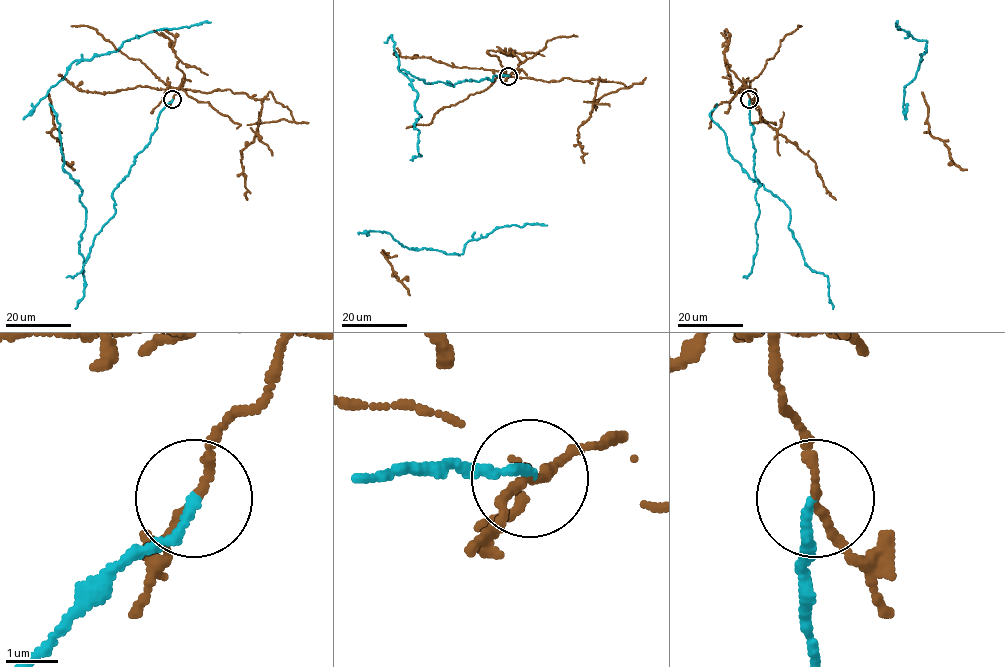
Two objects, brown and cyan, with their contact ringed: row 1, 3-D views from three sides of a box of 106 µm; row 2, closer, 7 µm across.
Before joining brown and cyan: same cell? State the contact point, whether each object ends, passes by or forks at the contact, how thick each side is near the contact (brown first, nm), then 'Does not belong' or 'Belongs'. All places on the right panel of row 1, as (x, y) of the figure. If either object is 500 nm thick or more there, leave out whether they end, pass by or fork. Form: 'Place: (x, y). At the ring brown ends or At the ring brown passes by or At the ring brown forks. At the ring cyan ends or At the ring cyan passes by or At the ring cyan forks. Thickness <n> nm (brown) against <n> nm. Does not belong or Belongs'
Place: (749, 99). At the ring brown passes by. At the ring cyan ends. Thickness 150 nm (brown) against 170 nm. Does not belong

